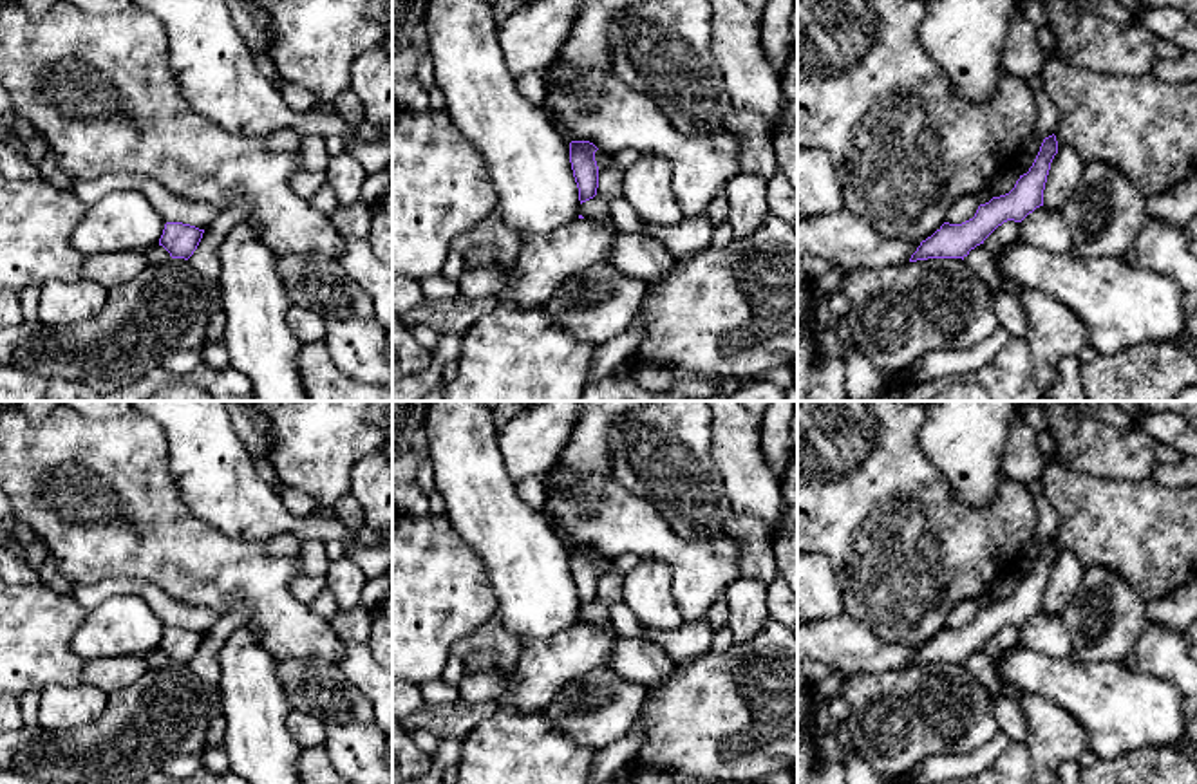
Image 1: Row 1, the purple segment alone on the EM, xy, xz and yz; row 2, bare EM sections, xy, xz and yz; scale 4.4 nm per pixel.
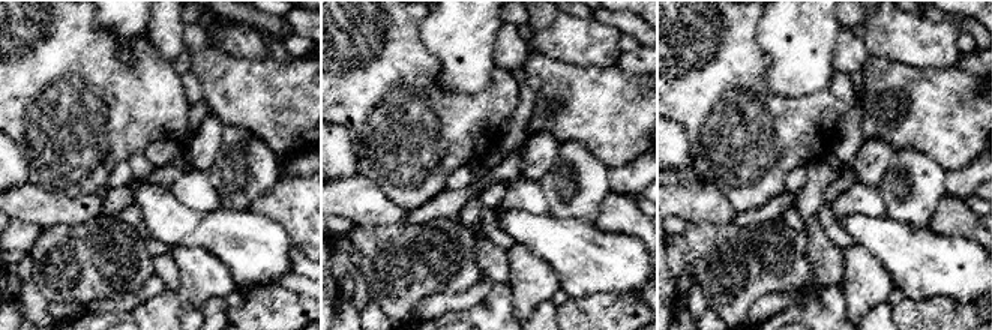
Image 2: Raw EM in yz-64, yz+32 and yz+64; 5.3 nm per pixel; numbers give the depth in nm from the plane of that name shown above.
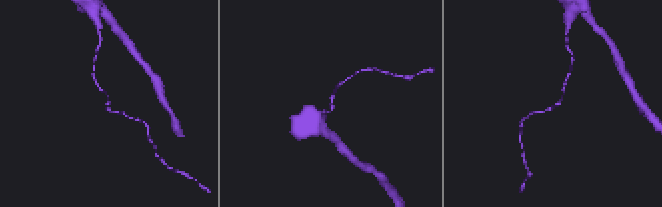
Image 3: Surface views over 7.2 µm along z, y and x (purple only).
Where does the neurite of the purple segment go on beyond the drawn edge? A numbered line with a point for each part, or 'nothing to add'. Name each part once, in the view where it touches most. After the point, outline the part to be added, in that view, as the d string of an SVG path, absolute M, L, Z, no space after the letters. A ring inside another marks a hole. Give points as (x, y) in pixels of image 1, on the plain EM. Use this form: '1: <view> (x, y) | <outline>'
nothing to add

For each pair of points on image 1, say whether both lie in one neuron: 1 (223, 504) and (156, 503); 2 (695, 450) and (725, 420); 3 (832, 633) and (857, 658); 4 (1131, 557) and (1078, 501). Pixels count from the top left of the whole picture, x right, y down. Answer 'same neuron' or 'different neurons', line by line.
1: different neurons
2: different neurons
3: same neuron
4: same neuron

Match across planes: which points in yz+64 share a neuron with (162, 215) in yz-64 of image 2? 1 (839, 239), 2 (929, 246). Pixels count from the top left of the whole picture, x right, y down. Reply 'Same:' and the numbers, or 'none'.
Same: 2

